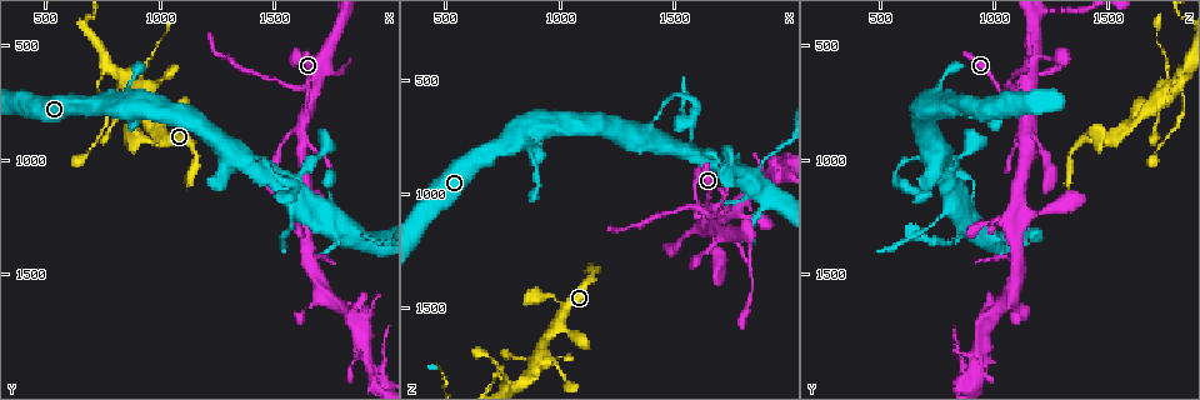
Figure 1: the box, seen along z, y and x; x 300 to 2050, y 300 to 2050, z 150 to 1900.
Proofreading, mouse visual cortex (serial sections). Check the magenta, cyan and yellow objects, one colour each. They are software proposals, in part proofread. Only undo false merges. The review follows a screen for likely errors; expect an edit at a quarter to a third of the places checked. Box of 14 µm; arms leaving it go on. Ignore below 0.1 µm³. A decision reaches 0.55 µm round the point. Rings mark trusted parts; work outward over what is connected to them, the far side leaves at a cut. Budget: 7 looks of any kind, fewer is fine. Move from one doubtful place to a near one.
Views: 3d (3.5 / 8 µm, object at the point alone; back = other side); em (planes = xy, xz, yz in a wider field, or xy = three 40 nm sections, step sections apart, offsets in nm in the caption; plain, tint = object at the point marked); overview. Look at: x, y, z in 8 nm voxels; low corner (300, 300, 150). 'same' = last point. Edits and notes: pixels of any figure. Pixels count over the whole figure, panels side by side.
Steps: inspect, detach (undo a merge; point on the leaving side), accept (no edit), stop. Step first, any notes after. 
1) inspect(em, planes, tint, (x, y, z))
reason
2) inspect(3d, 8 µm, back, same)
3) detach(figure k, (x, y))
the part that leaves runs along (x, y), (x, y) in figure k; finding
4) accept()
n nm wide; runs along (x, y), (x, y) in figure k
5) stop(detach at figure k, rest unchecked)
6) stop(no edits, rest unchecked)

inspect(3d, 8 µm, (880, 660, 1790))
sharp bend

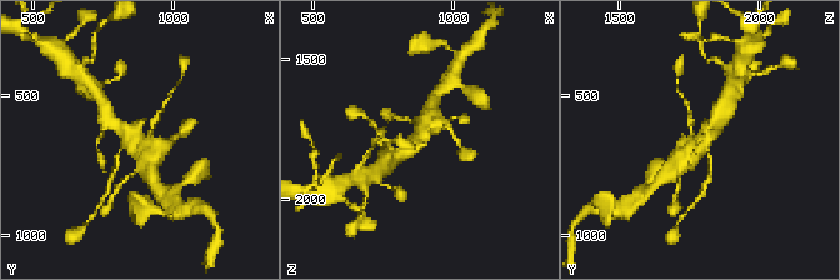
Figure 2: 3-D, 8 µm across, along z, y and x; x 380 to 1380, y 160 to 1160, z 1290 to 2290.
inspect(em, xy, step 1, tint, (880, 650, 1790))

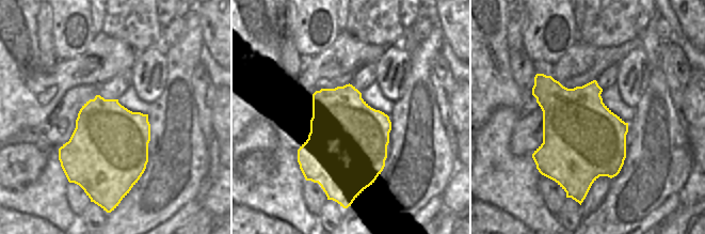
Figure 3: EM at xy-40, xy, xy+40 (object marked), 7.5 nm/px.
accept()
600 nm wide; runs along (431, 116), (423, 138), (390, 159) in figure 2; all the same cell

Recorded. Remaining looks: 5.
inspect(3d, 3.5 µm, (1660, 680, 1150))

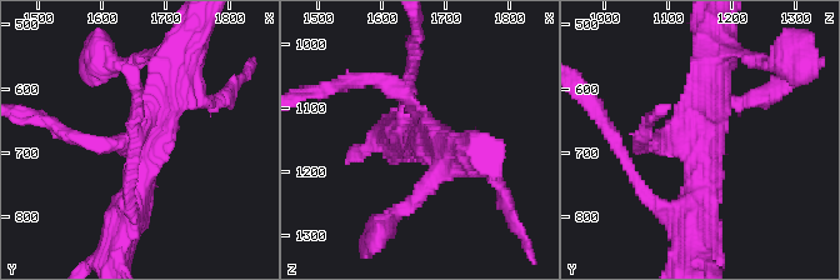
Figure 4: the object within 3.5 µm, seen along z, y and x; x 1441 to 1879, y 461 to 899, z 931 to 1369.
inspect(em, xy, step 1, tint, (1670, 690, 1150))
3 arms; arms of 200, 400, 400 nm

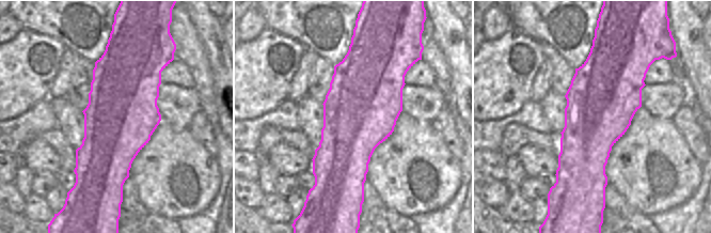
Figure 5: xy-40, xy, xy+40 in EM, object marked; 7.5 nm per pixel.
inspect(em, xy, step 3, tint, same)

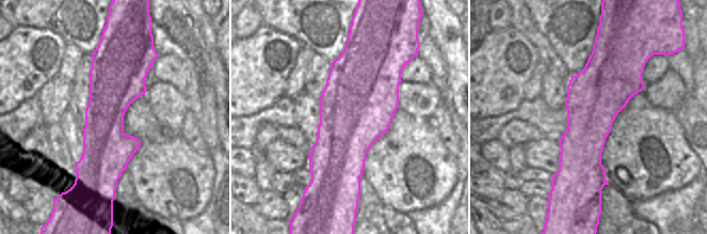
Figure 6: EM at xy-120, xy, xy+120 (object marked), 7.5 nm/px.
detach(figure 4, (79, 140))
the part that leaves runs along (120, 144), (89, 144), (35, 118) in figure 4; two cells meet here

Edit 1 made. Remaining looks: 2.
stop(detach at figure 4, rest unchecked)

